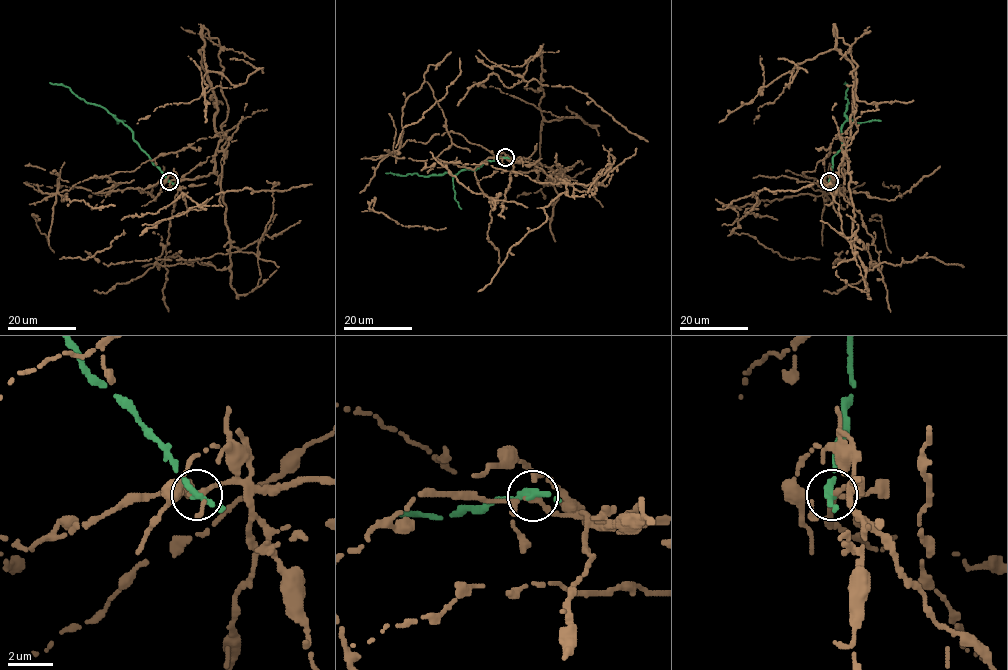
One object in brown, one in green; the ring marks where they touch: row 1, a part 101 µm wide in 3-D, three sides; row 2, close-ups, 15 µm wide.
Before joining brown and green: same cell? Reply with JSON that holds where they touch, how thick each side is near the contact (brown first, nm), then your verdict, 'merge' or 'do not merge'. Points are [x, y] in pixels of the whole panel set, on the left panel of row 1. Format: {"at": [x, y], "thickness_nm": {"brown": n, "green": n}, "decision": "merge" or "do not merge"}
{"at": [169, 181], "thickness_nm": {"brown": 190, "green": 320}, "decision": "do not merge"}

